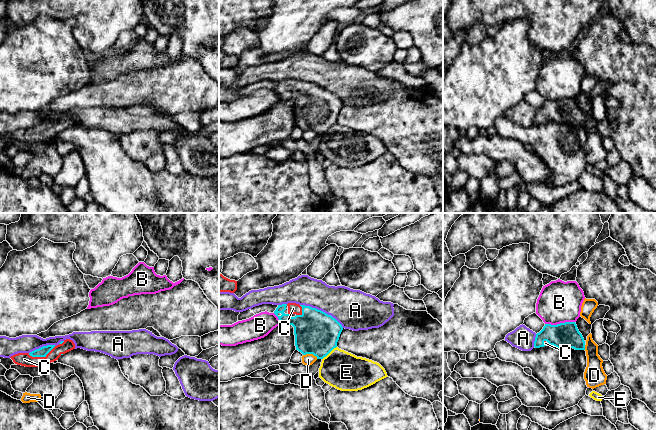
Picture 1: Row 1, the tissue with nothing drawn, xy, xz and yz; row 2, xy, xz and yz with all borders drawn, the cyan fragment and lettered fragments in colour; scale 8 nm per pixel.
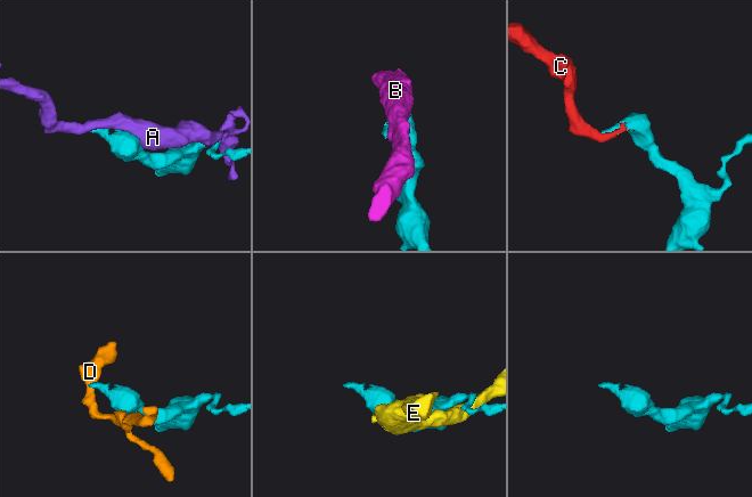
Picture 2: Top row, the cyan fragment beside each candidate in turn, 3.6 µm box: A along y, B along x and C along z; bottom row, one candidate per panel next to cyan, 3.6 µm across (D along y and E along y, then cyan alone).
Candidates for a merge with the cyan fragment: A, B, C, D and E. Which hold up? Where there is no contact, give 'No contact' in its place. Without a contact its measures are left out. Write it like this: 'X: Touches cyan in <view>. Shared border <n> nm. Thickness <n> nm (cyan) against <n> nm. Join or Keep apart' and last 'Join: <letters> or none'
A: Touches cyan in xz. Shared border 400 nm. Thickness 340 nm (cyan) against 320 nm. Keep apart
B: Touches cyan in yz. Shared border 240 nm. Thickness 200 nm (cyan) against 340 nm. Keep apart
C: Touches cyan in xy. Shared border 240 nm. Thickness 80 nm (cyan) against 110 nm. Join
D: Touches cyan in xz. Shared border 120 nm. Thickness 340 nm (cyan) against 90 nm. Keep apart
E: Touches cyan in xz. Shared border 160 nm. Thickness 340 nm (cyan) against 300 nm. Keep apart
Join: C

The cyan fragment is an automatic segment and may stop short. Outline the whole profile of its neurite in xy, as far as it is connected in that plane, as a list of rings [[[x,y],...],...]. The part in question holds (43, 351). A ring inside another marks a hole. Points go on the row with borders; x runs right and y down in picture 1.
[[[66,339],[61,341],[57,346],[43,346],[30,353],[18,353],[10,358],[17,365],[25,367],[39,367],[58,360],[61,355],[73,349],[75,349],[74,342],[70,339]]]

